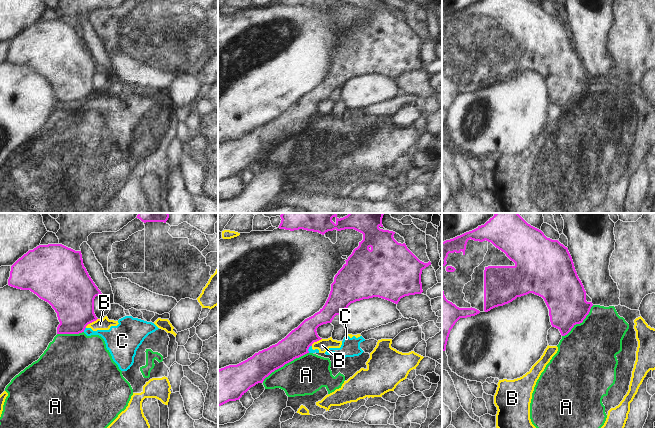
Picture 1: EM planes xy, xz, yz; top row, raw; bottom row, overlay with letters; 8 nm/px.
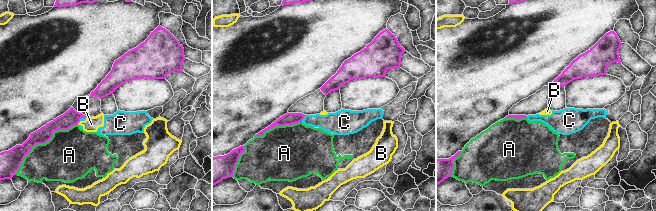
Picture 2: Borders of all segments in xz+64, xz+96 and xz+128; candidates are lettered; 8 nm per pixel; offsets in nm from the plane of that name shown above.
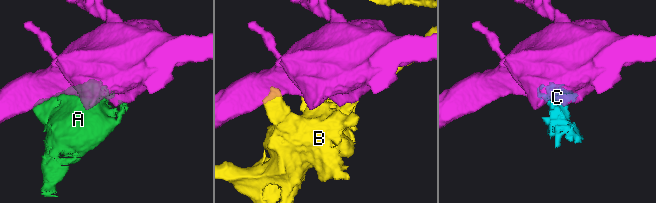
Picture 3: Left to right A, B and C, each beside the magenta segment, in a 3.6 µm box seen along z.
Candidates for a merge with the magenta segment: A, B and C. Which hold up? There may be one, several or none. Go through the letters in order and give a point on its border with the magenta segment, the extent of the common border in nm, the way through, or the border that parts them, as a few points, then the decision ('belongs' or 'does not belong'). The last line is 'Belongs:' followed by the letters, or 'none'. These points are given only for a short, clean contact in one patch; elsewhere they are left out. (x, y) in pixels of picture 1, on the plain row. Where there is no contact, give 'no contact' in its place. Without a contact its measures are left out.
A: meets magenta in xz at (284, 140); contact 440 nm long; does not belong
B: meets magenta in xy at (91, 98); contact 130 nm long; border along xy (97, 94), (85, 103); does not belong
C: meets magenta in xy at (84, 105); contact 40 nm long; border along xy (85, 103), (83, 107); does not belong
Belongs: none

